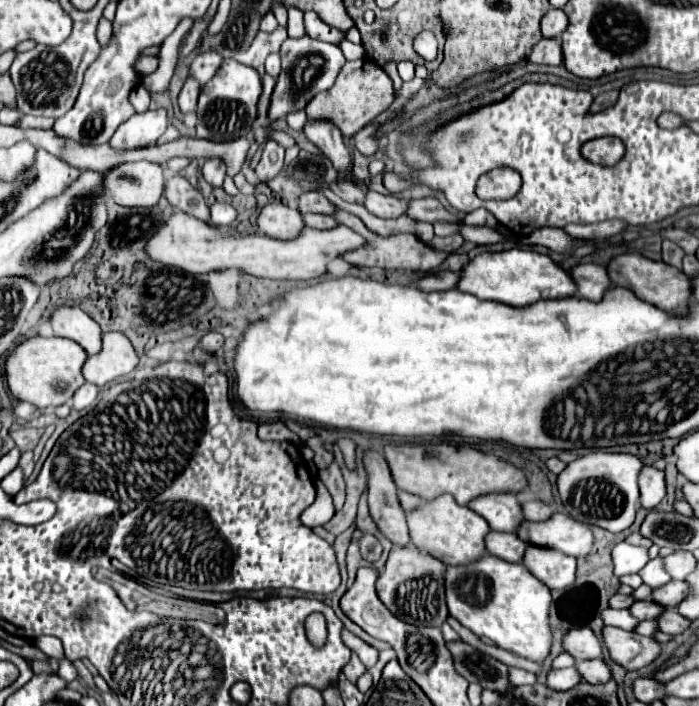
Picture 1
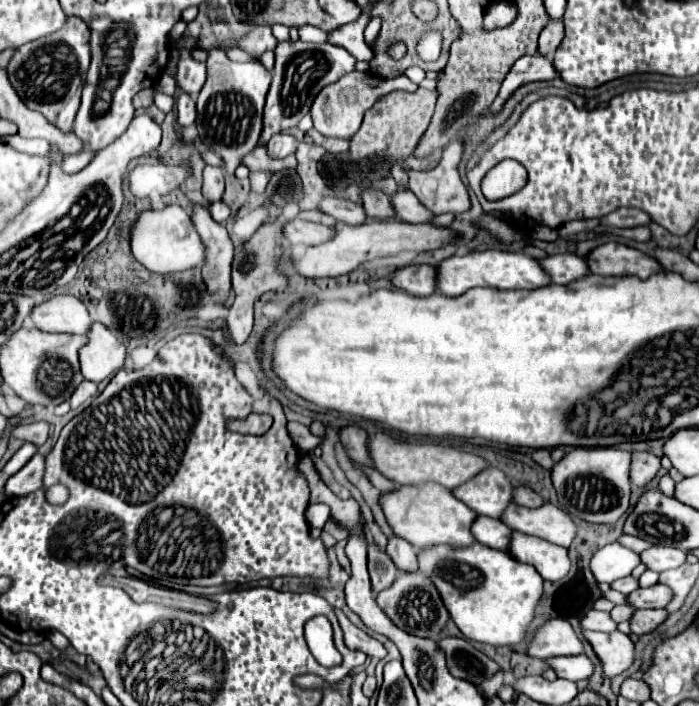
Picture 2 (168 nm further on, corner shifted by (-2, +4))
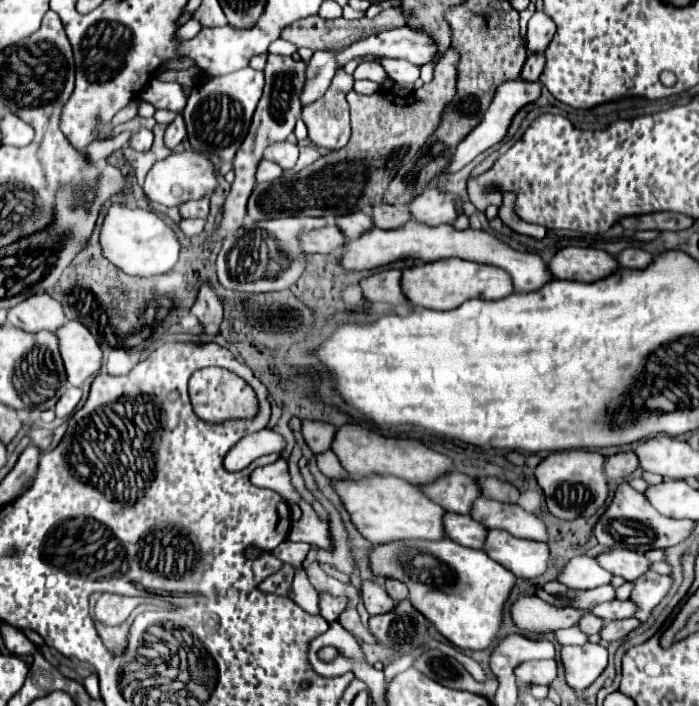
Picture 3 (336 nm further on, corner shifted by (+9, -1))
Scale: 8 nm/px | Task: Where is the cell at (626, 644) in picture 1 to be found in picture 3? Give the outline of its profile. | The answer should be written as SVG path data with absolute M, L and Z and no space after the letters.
M587 642L583 646L563 646L561 658L565 664L567 684L575 690L585 690L607 668L609 652L601 644Z

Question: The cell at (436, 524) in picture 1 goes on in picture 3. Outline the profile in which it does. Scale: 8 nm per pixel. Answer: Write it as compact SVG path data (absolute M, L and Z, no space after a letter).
M373 476L359 480L335 482L335 490L341 496L353 524L359 532L377 544L389 544L397 540L441 540L445 538L443 516L445 510L431 502L421 488L393 476Z

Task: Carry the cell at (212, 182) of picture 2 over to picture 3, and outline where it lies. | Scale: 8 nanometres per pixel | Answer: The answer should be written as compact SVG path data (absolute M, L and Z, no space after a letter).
M209 196L201 198L201 200L191 200L179 206L181 218L207 218L209 214Z

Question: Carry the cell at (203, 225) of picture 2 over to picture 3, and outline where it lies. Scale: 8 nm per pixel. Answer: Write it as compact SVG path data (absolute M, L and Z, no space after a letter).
M205 280L201 284L201 290L199 290L197 300L195 300L193 308L191 308L191 314L195 314L203 326L221 324L221 320L223 320L223 302L215 294L209 280Z

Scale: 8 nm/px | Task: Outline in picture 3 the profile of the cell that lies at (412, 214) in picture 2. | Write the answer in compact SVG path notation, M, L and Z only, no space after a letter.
M427 186L423 194L415 196L413 202L407 204L407 210L411 218L419 224L427 226L439 226L439 224L449 224L457 216L453 202L459 200L455 194L443 194L437 192L433 186Z

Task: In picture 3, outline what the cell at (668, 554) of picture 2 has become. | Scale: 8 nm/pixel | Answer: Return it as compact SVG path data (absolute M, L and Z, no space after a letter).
M615 548L607 554L597 556L597 560L613 576L621 576L629 582L633 582L635 578L645 574L649 570L649 566L653 564L645 554L641 554L637 550L631 550L631 548Z

